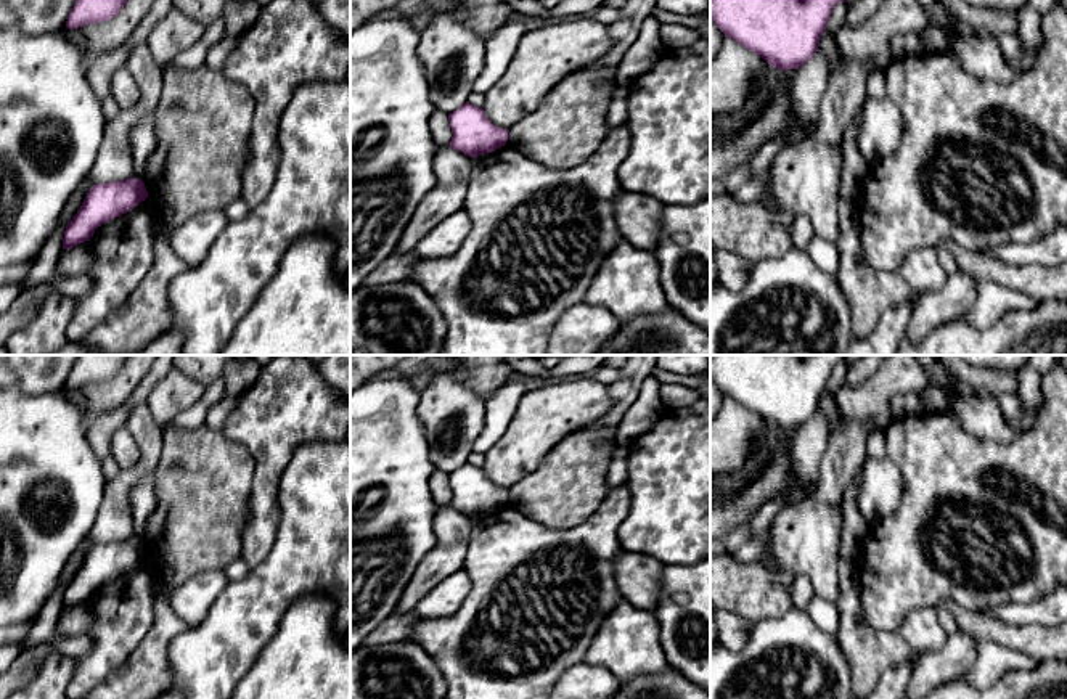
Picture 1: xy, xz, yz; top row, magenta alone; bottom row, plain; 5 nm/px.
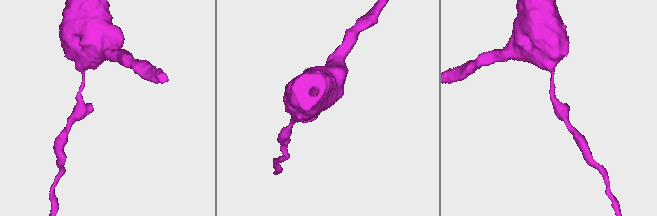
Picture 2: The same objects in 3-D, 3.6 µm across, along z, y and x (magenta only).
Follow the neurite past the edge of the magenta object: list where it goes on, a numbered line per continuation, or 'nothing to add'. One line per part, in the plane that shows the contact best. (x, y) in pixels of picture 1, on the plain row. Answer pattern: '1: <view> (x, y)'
nothing to add

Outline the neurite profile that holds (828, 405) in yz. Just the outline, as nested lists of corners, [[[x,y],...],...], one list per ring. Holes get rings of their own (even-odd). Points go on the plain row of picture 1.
[[[826,390],[820,399],[818,411],[823,413],[829,421],[829,434],[836,431],[842,418],[842,410],[837,405],[837,400]]]

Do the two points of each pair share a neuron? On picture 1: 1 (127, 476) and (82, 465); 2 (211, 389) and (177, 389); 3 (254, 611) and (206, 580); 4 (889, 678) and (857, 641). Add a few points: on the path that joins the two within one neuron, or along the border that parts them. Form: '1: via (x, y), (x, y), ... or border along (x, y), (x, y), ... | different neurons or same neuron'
1: border along (106, 481), (103, 500), (95, 518) | different neurons
2: border along (206, 384), (201, 396), (177, 416) | different neurons
3: border along (230, 582), (201, 622) | different neurons
4: border along (913, 653), (900, 664), (889, 667), (876, 682) | different neurons

